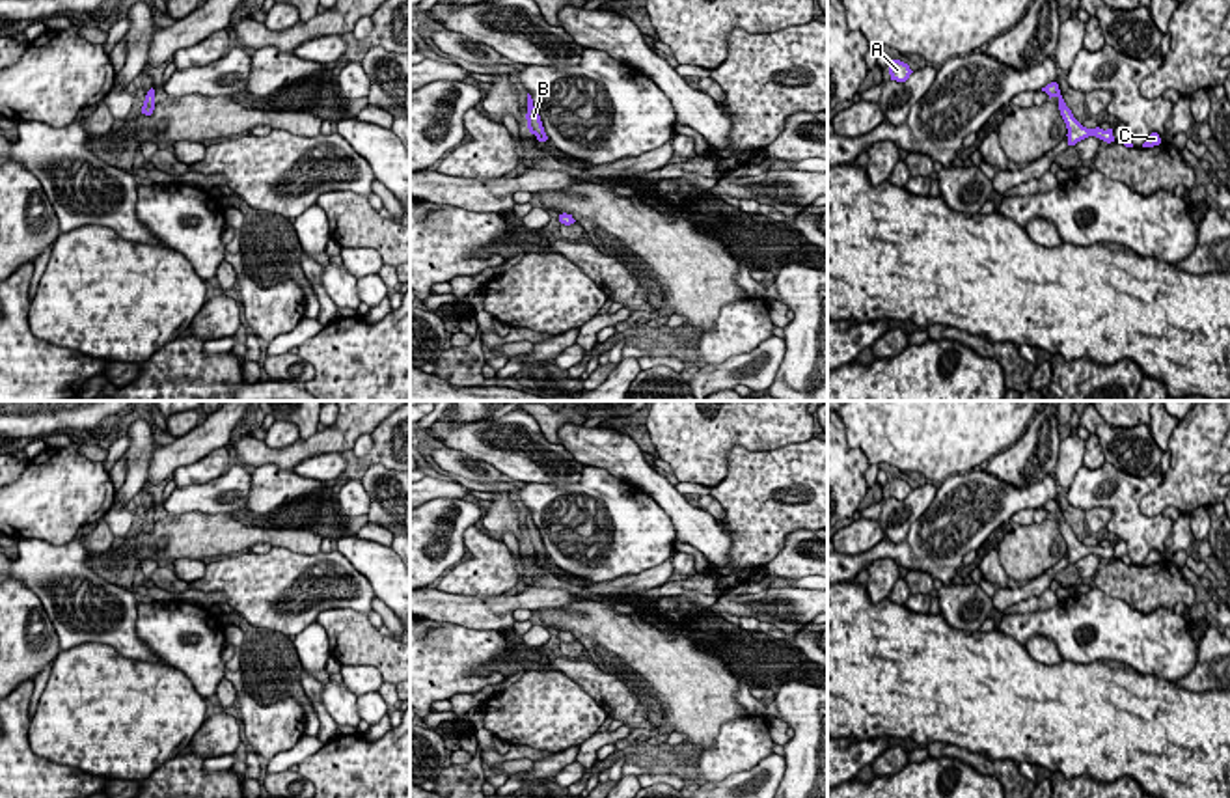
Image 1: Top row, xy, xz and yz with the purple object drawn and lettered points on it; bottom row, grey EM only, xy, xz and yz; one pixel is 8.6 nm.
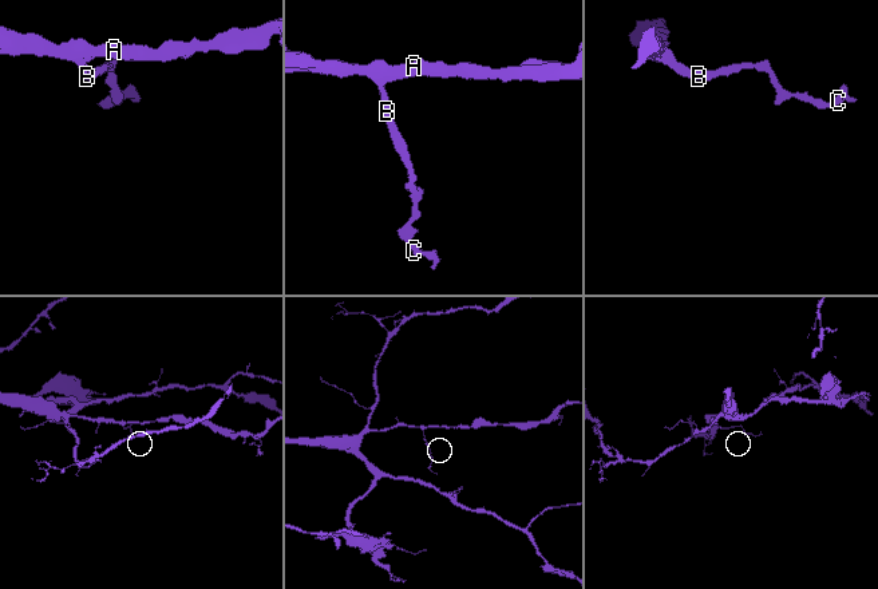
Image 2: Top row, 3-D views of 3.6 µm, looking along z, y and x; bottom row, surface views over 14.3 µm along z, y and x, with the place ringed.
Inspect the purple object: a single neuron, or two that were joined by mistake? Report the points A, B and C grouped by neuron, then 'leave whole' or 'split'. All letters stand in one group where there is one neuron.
A B C; leave whole

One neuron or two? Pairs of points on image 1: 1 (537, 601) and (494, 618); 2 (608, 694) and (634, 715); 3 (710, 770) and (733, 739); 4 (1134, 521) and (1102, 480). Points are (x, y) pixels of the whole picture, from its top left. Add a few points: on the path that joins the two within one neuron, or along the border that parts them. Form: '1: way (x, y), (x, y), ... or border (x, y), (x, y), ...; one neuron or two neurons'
1: way (526, 601), (505, 606); one neuron
2: way (614, 696), (628, 709); one neuron
3: way (718, 763), (733, 746); one neuron
4: way (1122, 509), (1106, 491); one neuron

